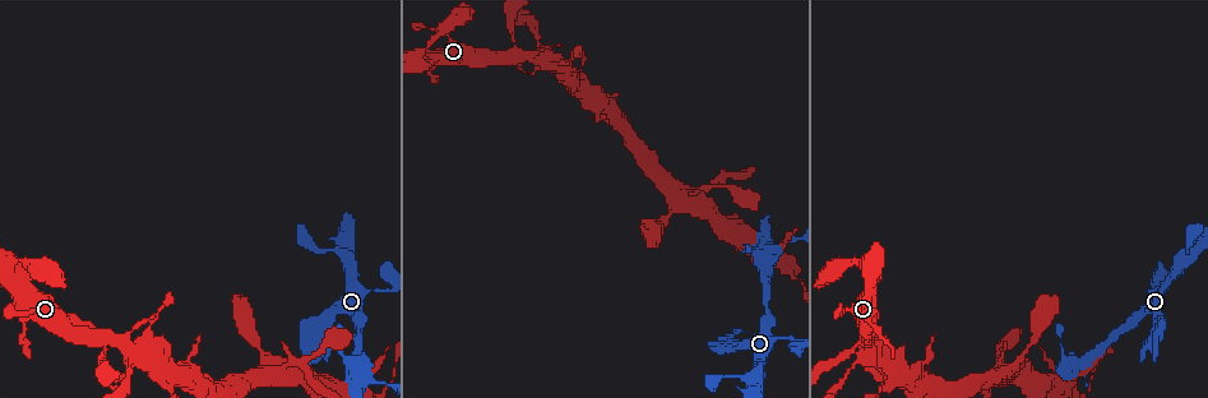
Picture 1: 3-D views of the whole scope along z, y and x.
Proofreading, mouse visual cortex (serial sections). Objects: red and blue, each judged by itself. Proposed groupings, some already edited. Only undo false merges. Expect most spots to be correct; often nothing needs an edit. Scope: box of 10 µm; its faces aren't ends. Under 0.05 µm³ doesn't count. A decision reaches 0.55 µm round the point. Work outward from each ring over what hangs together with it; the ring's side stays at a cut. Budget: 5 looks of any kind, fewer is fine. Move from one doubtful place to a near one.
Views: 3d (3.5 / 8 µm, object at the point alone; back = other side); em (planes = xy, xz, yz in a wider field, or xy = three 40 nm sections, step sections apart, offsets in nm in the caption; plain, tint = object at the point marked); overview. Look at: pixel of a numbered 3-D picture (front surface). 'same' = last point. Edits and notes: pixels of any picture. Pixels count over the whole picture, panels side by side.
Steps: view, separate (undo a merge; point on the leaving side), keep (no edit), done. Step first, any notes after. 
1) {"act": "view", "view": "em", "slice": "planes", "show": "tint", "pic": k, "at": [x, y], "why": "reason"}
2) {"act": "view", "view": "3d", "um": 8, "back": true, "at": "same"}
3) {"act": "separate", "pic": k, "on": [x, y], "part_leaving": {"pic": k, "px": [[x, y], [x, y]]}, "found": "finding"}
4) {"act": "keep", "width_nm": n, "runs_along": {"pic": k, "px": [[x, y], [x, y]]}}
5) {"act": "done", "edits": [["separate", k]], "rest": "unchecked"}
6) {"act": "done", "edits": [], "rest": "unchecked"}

{"act": "view", "view": "3d", "um": 3.5, "pic": 1, "at": [867, 354], "why": "thin neck"}

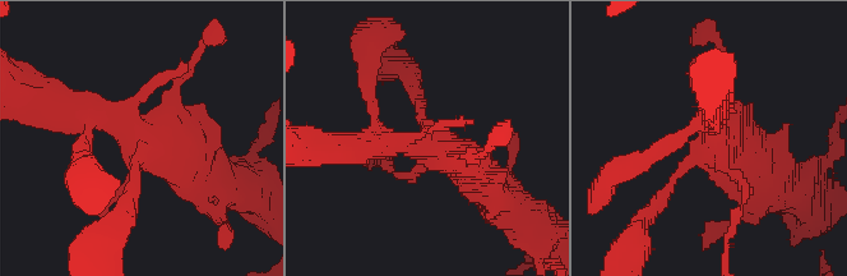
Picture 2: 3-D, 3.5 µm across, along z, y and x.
{"act": "view", "view": "em", "slice": "xy", "step": 5, "show": "tint", "pic": 2, "at": [430, 144]}

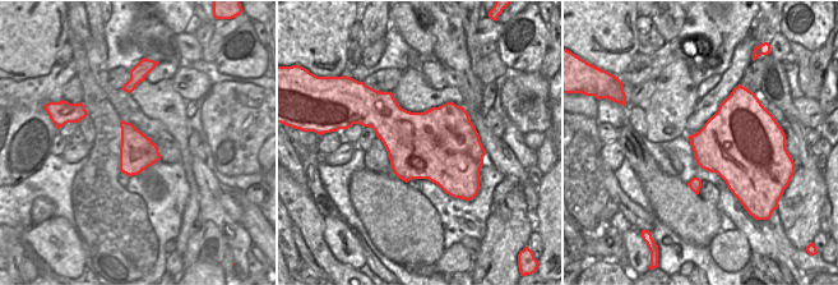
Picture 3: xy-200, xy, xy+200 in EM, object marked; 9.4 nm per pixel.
{"act": "keep", "runs_along": {"pic": 2, "px": [[68, 107], [115, 116], [206, 175]]}, "found": "continuous, no second cell"}

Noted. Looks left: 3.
{"act": "view", "view": "3d", "um": 8, "pic": 1, "at": [273, 373], "why": "looks like a crossing"}

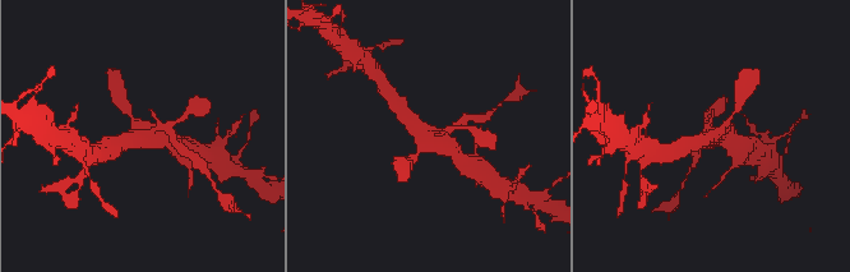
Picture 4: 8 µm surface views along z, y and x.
{"act": "view", "view": "em", "slice": "xy", "step": 2, "show": "tint", "at": "same"}

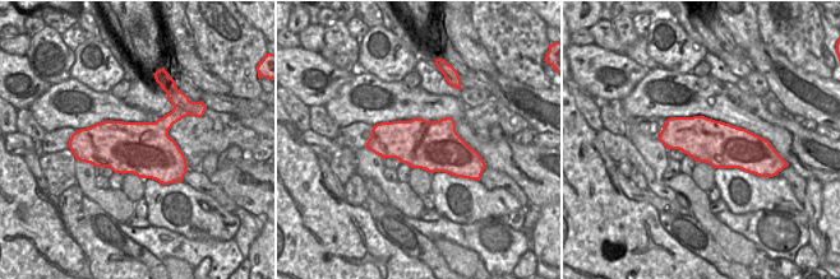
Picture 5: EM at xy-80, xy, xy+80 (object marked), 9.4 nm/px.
{"act": "separate", "pic": 4, "on": [466, 118], "border": {"pic": 5, "px": [[174, 106], [181, 106], [188, 114]]}, "found": "two cells meet here"}

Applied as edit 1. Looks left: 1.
{"act": "done", "edits": [["separate", 4]], "rest": "unchecked"}

